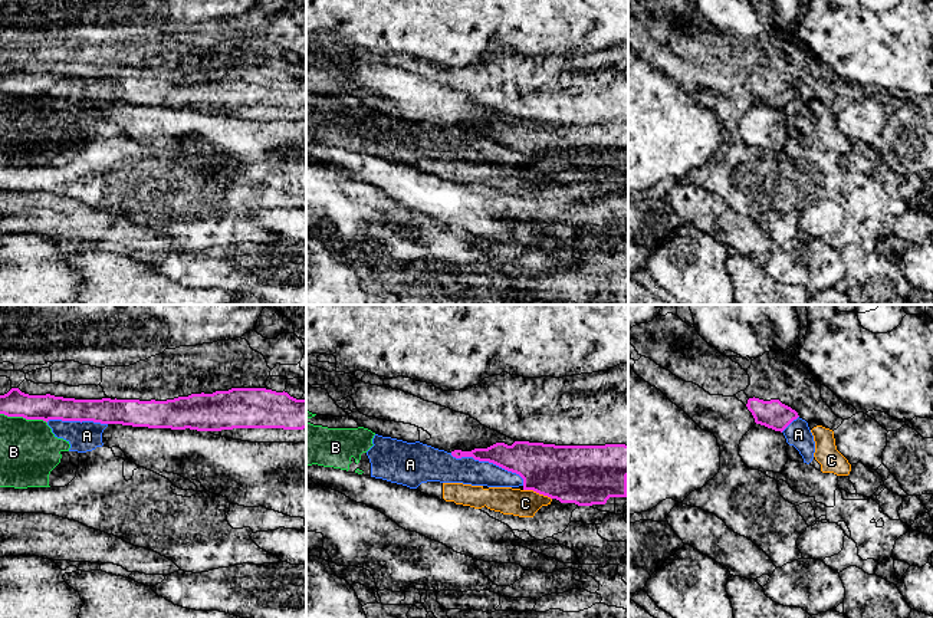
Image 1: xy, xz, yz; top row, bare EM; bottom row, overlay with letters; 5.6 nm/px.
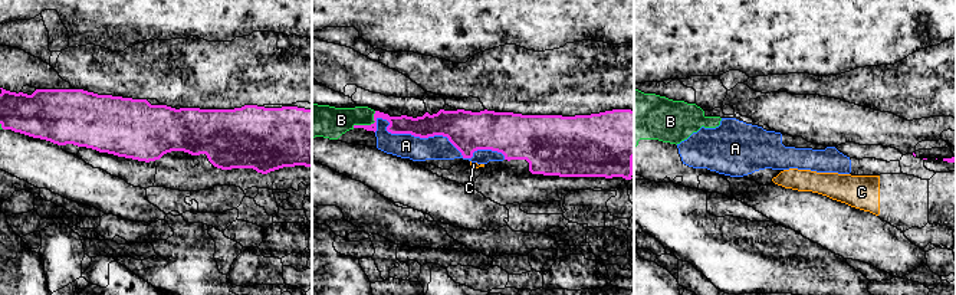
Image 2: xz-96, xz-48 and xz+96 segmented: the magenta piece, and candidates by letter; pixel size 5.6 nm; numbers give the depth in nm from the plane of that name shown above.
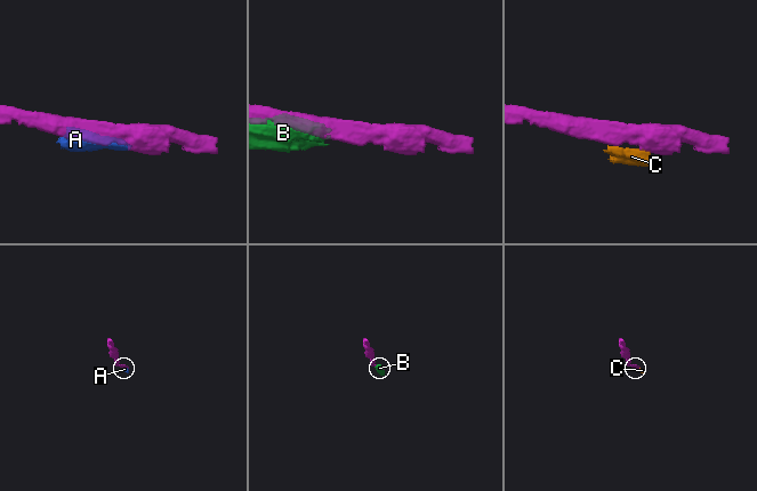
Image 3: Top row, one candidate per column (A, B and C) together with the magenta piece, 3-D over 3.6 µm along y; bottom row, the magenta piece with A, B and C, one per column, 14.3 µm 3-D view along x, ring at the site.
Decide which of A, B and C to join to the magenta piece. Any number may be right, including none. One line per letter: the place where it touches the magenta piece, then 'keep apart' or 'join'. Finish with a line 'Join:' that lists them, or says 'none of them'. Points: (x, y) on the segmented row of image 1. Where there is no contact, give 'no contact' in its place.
A: xz (489, 462) | keep apart
B: xy (23, 417) | keep apart
C: xz (538, 492) | keep apart
Join: none of them

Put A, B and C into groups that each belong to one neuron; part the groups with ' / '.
A B C

